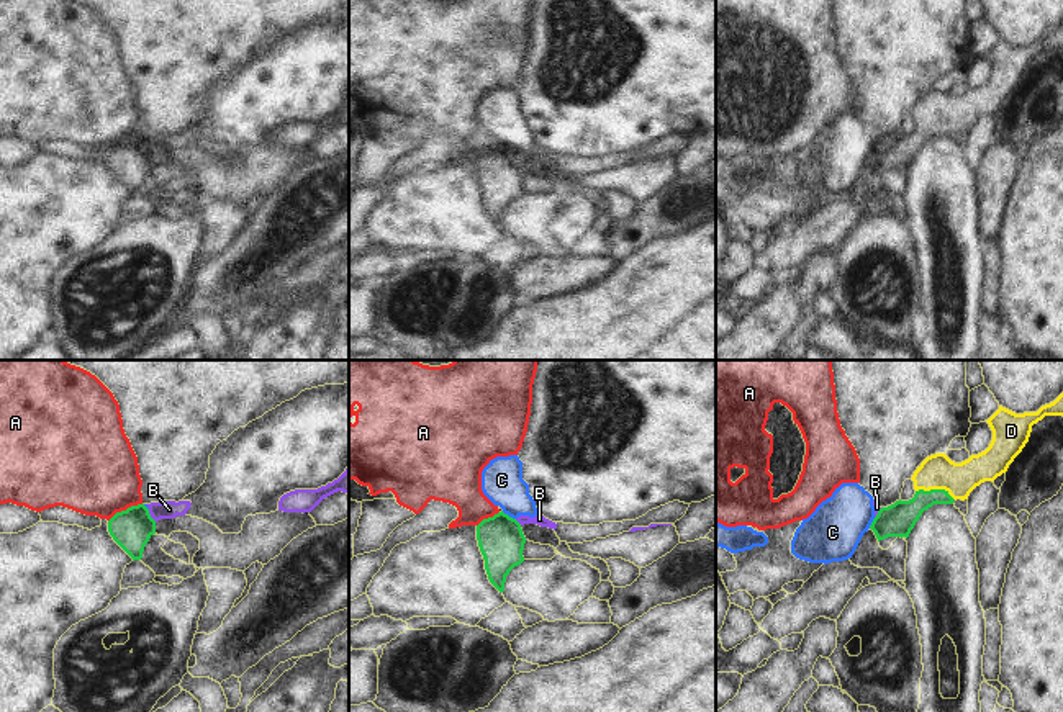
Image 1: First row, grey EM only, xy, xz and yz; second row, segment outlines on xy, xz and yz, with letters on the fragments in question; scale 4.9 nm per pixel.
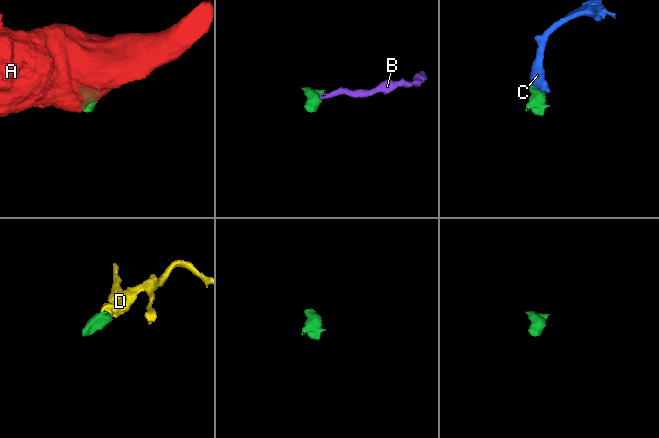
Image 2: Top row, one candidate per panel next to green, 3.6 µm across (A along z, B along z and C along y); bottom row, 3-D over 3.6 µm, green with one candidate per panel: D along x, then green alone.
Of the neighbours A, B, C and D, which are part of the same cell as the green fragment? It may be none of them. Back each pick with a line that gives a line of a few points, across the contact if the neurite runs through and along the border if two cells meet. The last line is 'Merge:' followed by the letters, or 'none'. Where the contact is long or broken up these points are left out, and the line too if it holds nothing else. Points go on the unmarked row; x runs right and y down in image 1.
D: yz (898, 153), (936, 123), (937, 105)
Merge: D

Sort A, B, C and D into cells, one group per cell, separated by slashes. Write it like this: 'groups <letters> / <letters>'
groups A / B C / D

